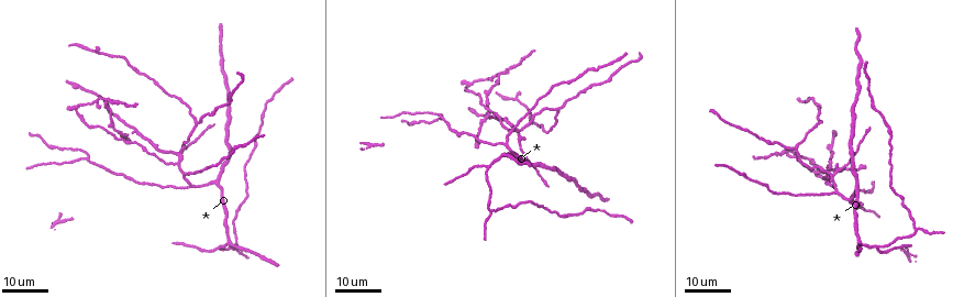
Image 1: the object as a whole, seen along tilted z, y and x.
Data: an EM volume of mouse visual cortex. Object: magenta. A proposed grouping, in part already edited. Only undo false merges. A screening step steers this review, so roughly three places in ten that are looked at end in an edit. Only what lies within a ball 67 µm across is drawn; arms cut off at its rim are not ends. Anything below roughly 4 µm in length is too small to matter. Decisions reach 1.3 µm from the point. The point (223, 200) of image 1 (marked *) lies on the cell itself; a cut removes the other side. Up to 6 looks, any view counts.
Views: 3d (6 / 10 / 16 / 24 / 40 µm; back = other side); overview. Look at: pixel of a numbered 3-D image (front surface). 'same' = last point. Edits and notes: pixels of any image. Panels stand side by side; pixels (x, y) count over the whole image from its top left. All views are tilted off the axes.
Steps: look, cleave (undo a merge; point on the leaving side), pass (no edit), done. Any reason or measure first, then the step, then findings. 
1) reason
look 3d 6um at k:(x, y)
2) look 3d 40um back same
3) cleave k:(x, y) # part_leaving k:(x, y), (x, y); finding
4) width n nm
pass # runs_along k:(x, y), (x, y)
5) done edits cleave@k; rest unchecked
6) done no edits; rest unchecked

three-way junction
look 3d 16um at 1:(506, 142)

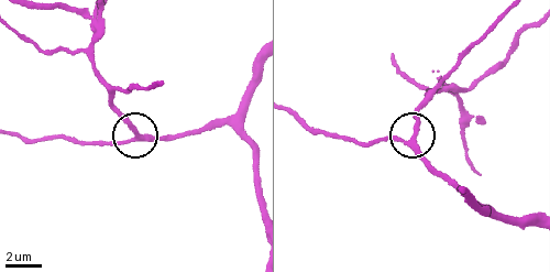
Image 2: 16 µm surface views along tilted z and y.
closer look
look 3d 10um at 2:(407, 140)

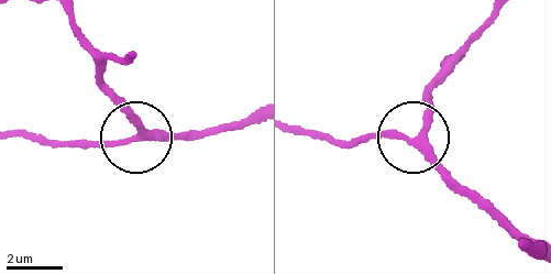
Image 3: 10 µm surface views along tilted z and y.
side_arm 59 um
pass # runs_along 3:(256, 114), (218, 128), (72, 149); continuous, no second cell

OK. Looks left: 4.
four-way junction
look 3d 24um at 1:(182, 154)

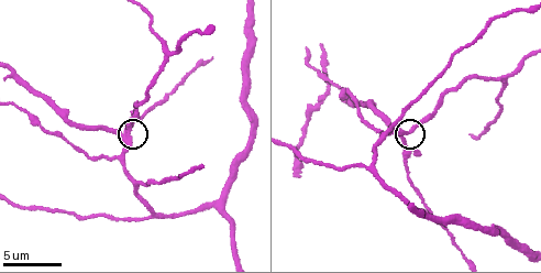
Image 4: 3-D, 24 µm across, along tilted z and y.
zoom in
look 3d 6um at 4:(126, 131)

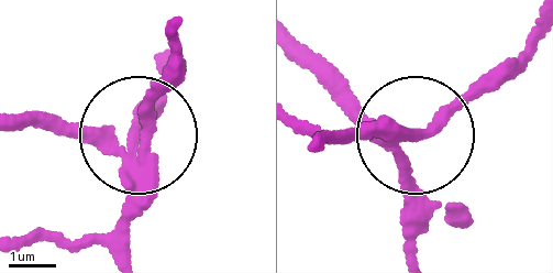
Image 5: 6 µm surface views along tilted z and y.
width 250 nm
cleave 5:(402, 183) # part_leaving 5:(125, 168), (92, 143), (28, 122); a second cell is stuck on

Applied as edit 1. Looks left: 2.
done edits cleave@5; rest unchecked

